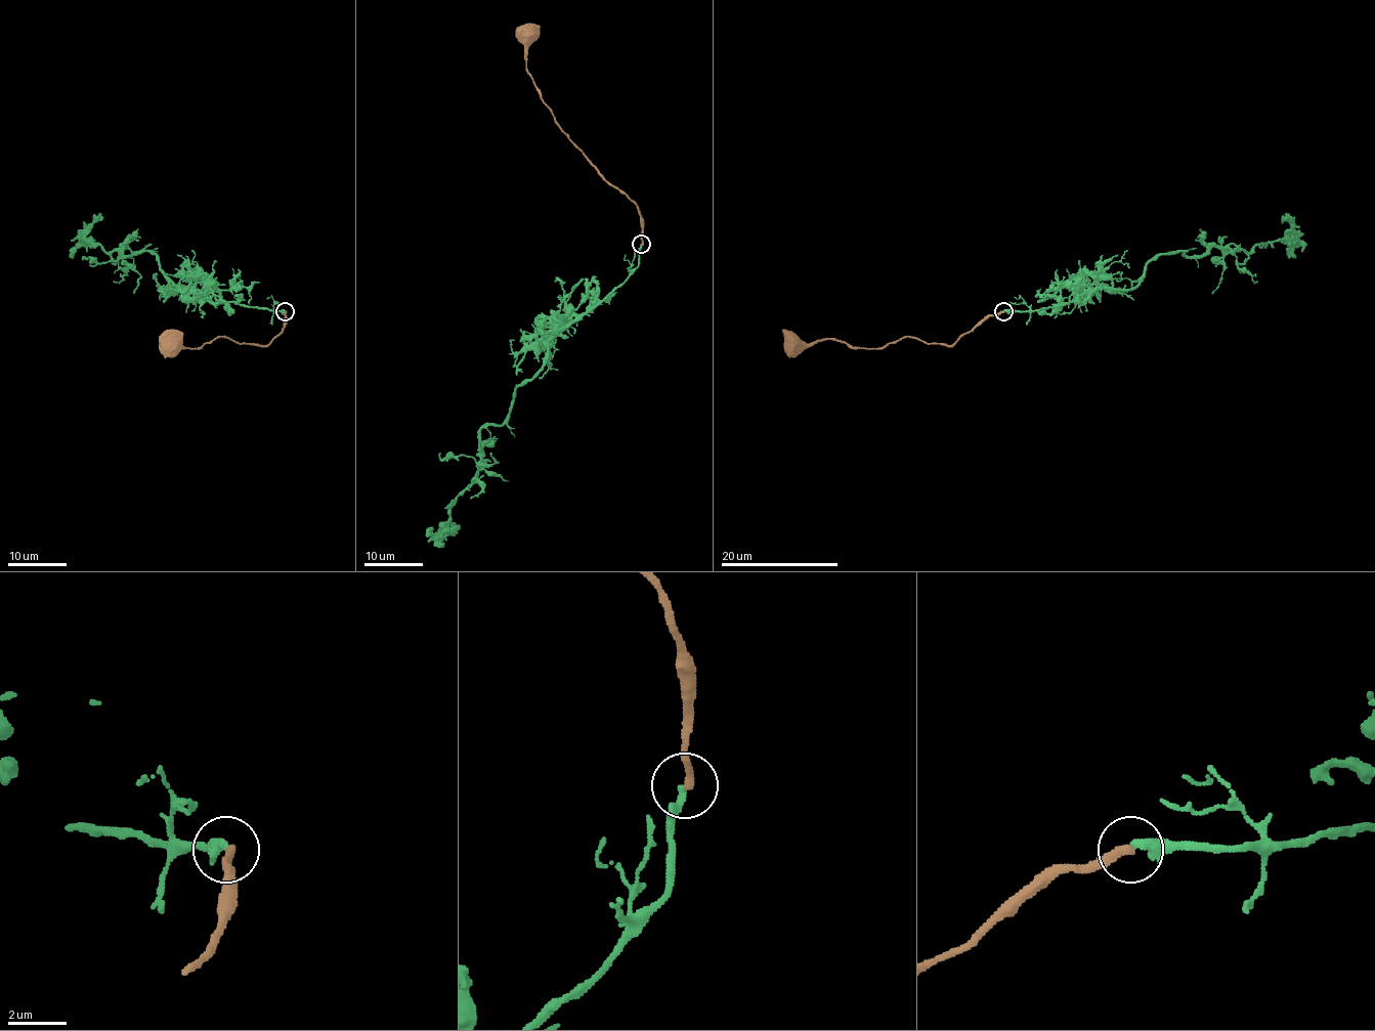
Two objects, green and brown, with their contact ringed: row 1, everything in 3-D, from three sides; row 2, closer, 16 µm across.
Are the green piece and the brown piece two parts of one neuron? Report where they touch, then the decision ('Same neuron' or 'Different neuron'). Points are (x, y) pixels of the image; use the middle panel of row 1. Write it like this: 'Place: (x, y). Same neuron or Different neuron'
Place: (641, 244). Different neuron

